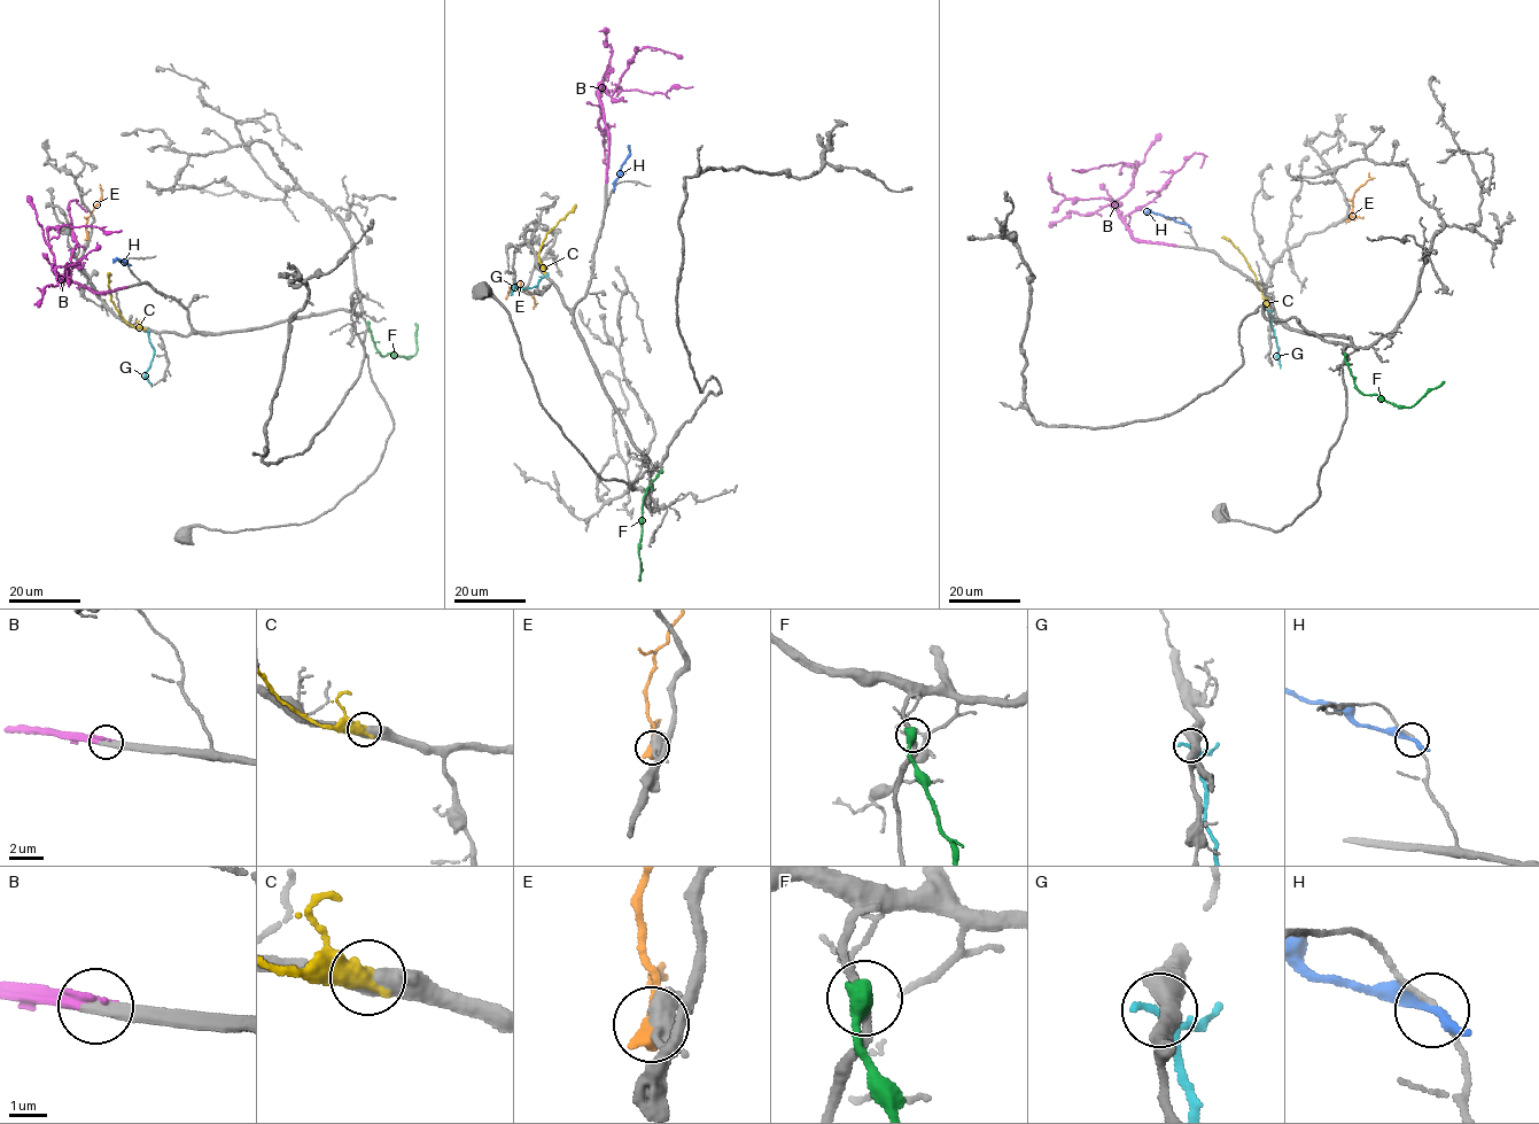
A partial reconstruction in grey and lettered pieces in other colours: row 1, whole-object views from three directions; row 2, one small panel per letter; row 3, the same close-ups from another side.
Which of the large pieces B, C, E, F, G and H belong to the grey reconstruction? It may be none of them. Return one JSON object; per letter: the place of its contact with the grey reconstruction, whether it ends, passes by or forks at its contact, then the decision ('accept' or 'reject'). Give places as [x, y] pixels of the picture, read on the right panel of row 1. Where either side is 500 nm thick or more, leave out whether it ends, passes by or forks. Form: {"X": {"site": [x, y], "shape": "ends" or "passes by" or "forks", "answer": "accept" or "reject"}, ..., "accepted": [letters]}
{"B": {"site": [1174, 246], "shape": "ends", "answer": "accept"}, "C": {"site": [1268, 305], "answer": "reject"}, "E": {"site": [1347, 219], "answer": "reject"}, "F": {"site": [1345, 355], "answer": "reject"}, "G": {"site": [1268, 310], "answer": "reject"}, "H": {"site": [1187, 225], "shape": "passes by", "answer": "reject"}, "accepted": ["B"]}

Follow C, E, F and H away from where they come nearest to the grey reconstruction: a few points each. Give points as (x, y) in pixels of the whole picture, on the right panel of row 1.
C: (1268, 307), (1240, 249), (1221, 237)
E: (1347, 221), (1354, 193), (1370, 178), (1369, 172)
F: (1345, 355), (1361, 393), (1381, 395), (1398, 405), (1411, 408), (1444, 381)
H: (1187, 225), (1152, 211), (1145, 214)

